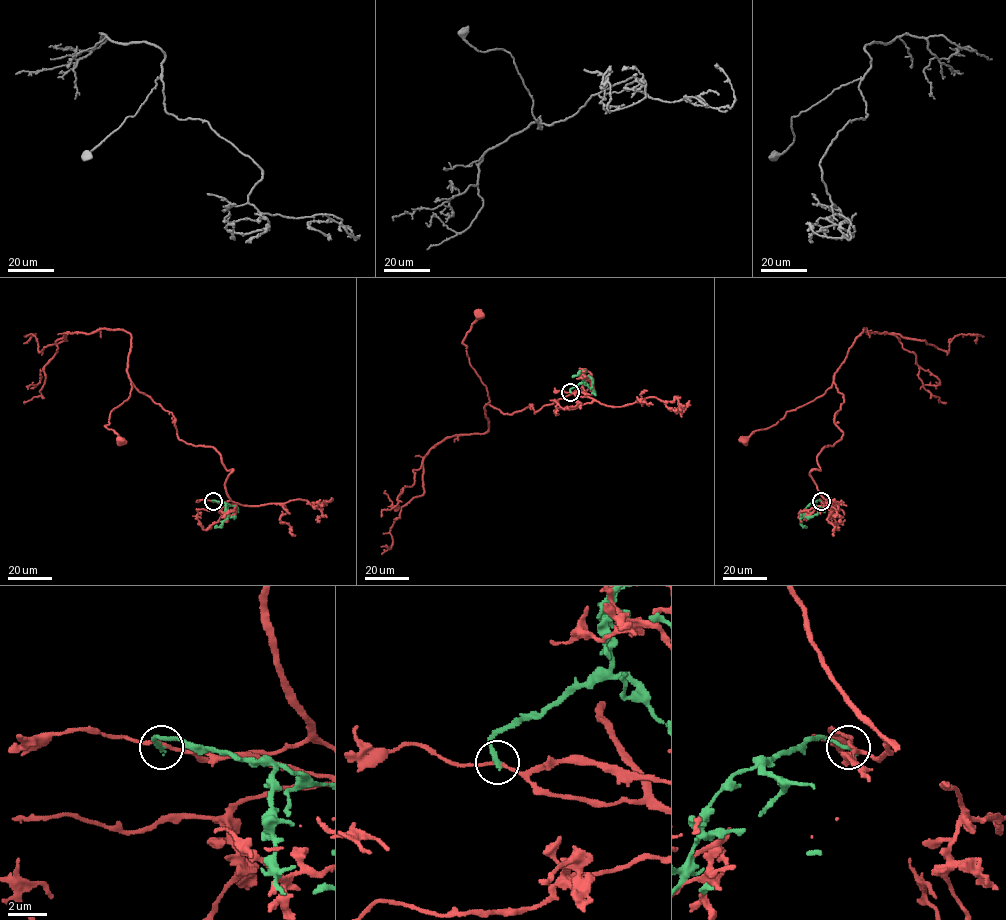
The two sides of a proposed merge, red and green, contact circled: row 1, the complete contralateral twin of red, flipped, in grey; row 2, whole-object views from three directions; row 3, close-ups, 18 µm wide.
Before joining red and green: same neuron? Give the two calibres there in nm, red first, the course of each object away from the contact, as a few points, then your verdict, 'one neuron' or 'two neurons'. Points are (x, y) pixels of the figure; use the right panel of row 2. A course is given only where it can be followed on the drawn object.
160/240 nm | red via (821, 501), (810, 471), (820, 470), (816, 456), (843, 432), (834, 414), (843, 395), (833, 382), (744, 440) | green via (821, 501), (812, 503), (821, 508), (820, 512), (805, 517) | two neurons

